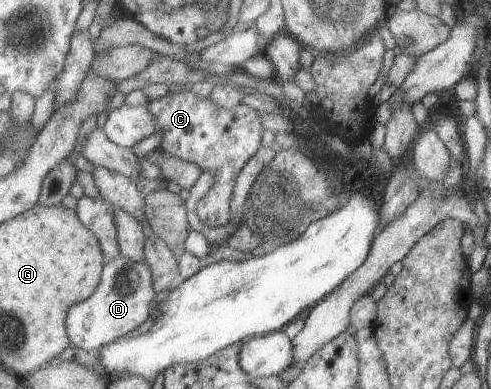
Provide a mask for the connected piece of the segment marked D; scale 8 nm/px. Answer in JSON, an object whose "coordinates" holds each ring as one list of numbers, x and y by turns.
{"coordinates":[[124,255,111,258,105,265,101,285,96,293,86,301,74,304,67,315,67,330,71,339,71,345,77,349,92,350,102,349,107,343,115,342,122,336,127,336,134,329,138,329,150,315,150,303,157,299,156,288,153,284,153,271,147,262,128,259]]}

